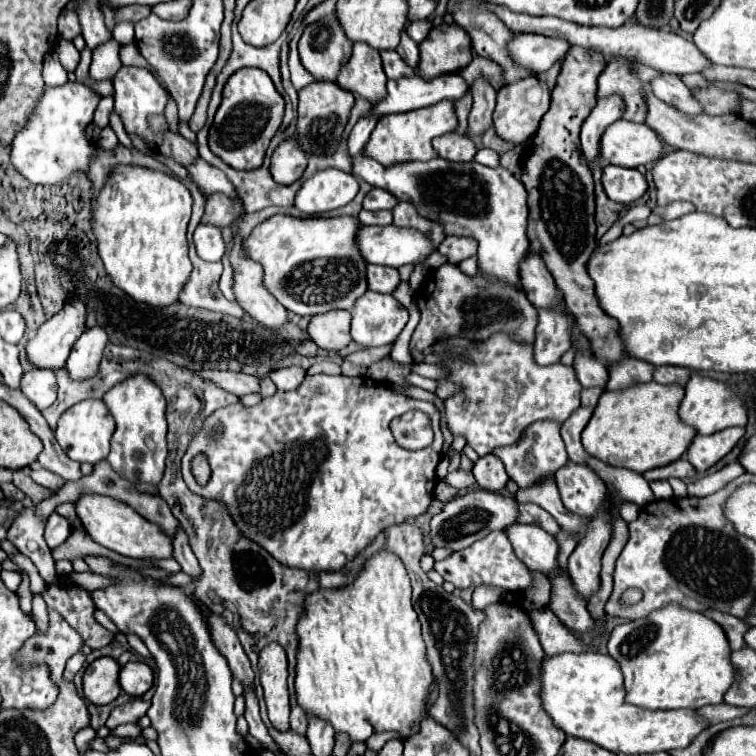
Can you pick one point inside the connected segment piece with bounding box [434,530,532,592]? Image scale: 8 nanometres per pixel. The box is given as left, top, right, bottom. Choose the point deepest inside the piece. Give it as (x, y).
(489, 561)

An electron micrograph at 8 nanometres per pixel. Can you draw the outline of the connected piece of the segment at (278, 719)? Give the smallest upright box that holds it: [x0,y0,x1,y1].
[258,644,290,730]

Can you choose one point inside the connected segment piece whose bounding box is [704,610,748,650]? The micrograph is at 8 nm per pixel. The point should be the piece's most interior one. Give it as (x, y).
(734, 627)

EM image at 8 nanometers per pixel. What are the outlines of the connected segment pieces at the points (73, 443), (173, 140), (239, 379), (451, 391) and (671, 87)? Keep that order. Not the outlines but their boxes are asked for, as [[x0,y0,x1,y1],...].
[[56,400,114,464],[160,130,198,164],[198,370,260,396],[436,380,460,400],[650,74,704,116]]

